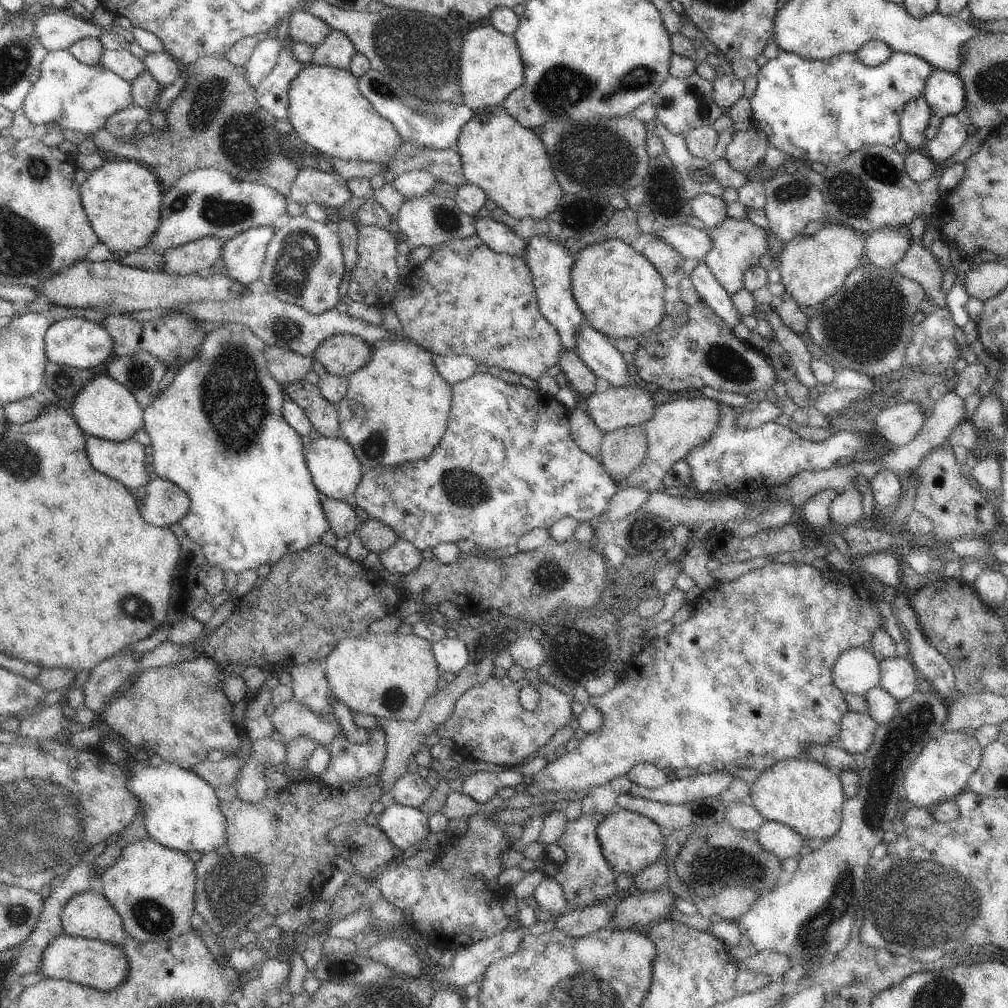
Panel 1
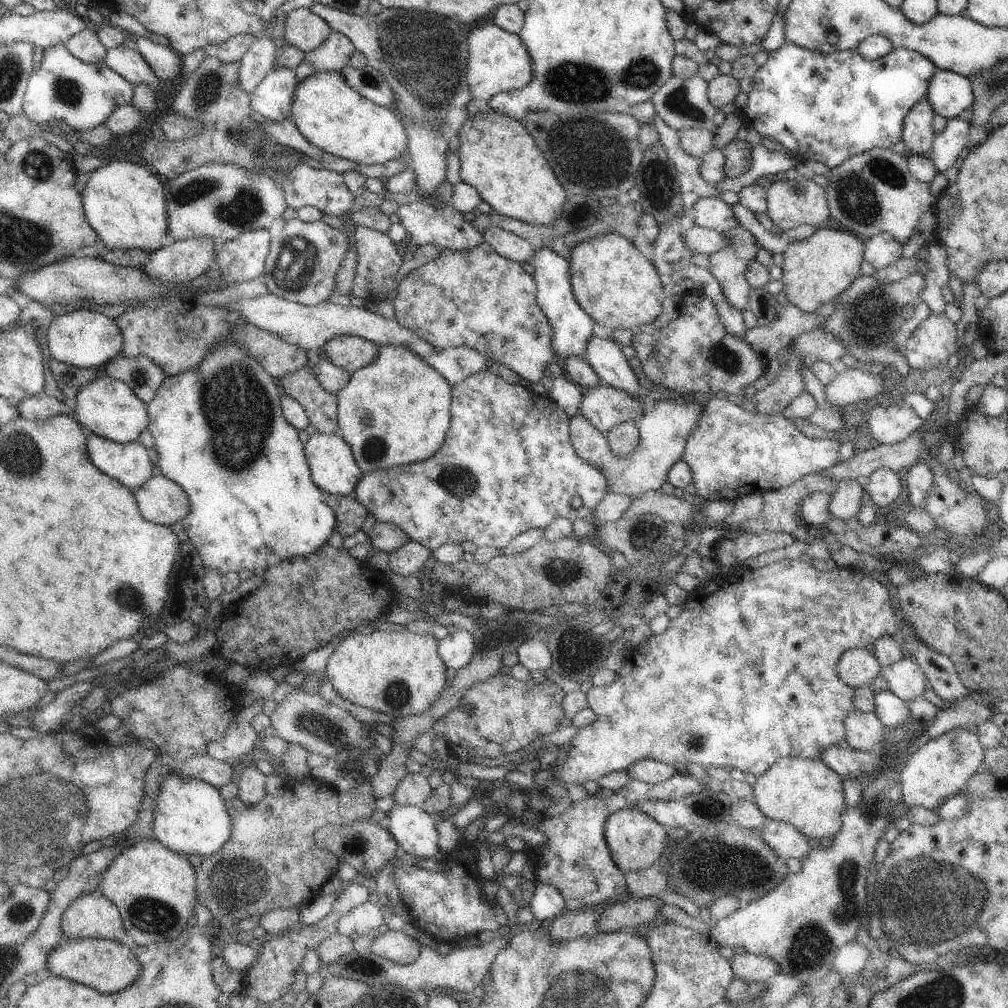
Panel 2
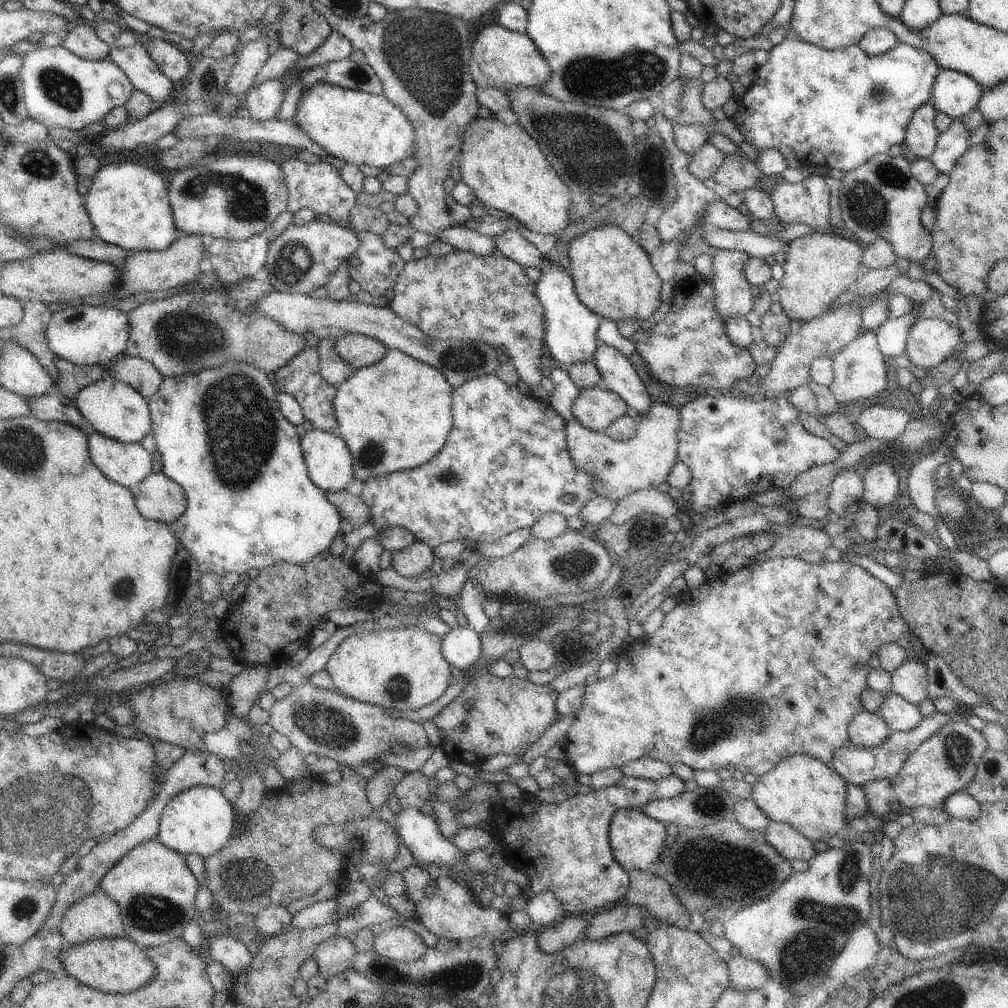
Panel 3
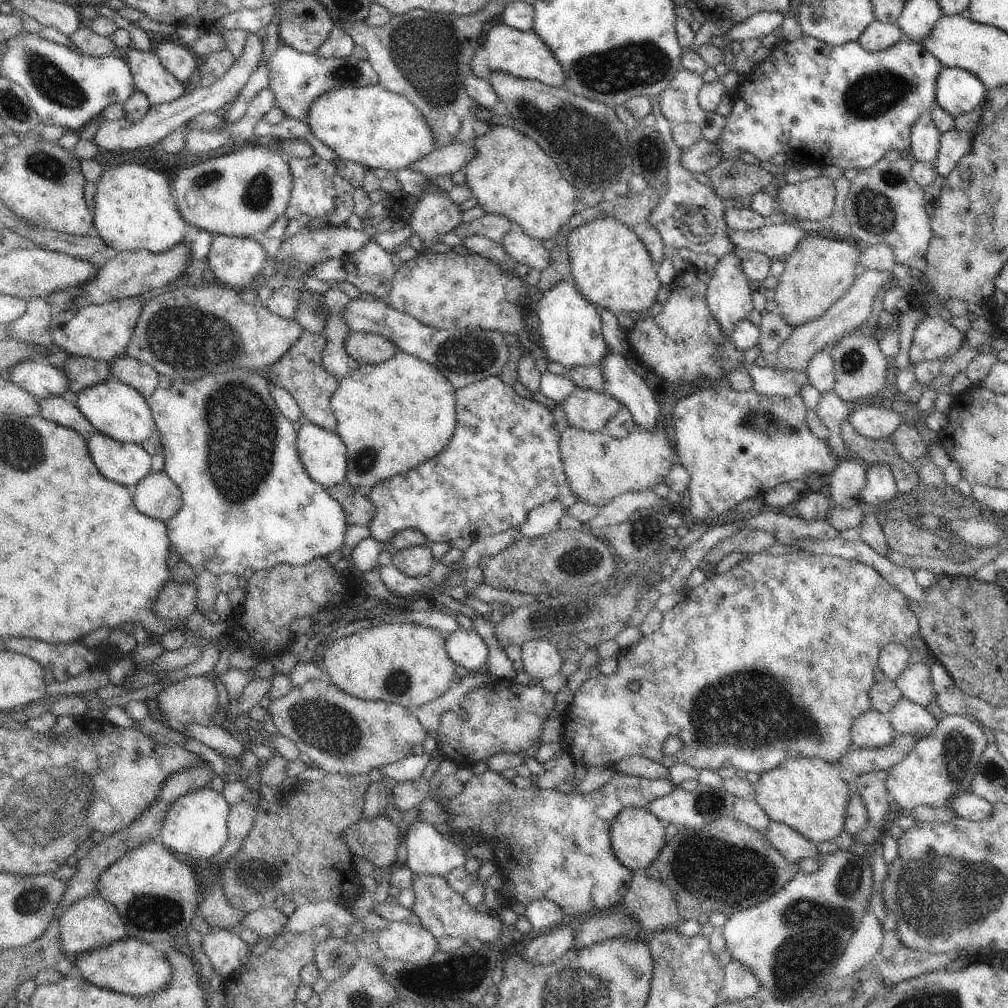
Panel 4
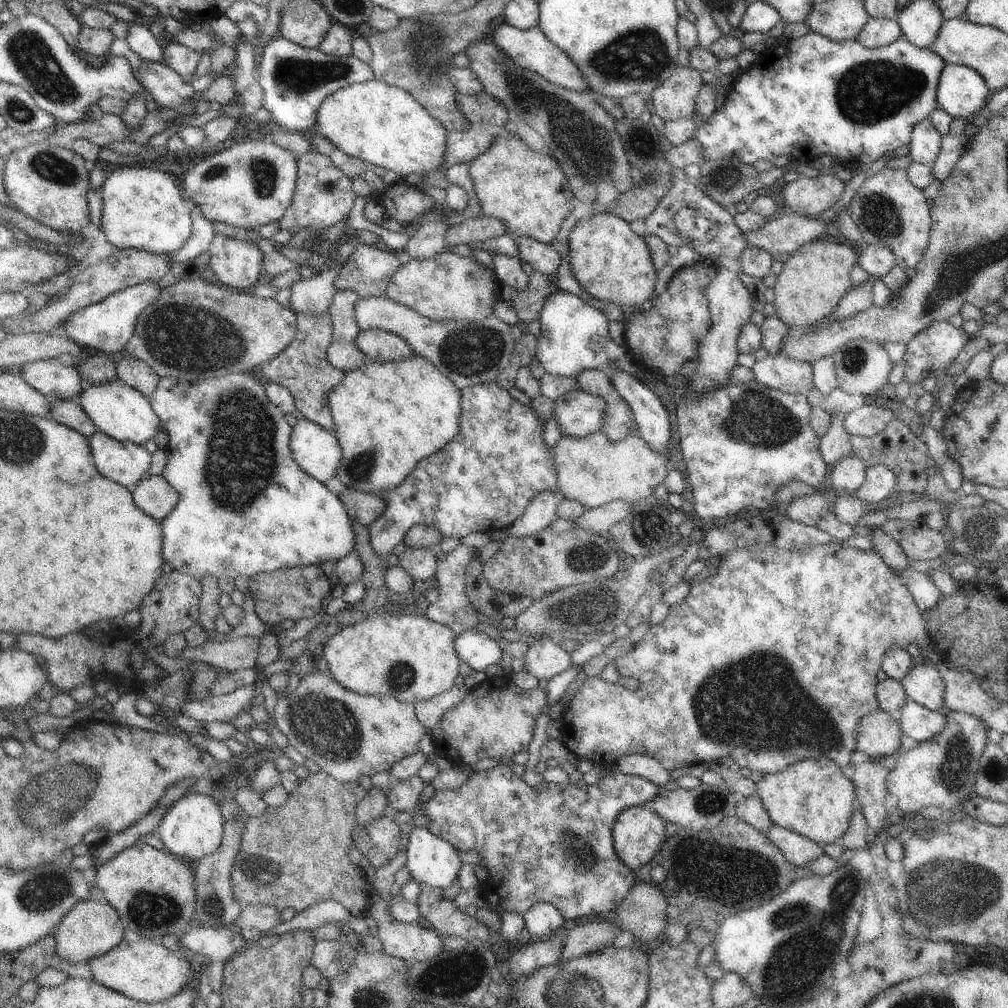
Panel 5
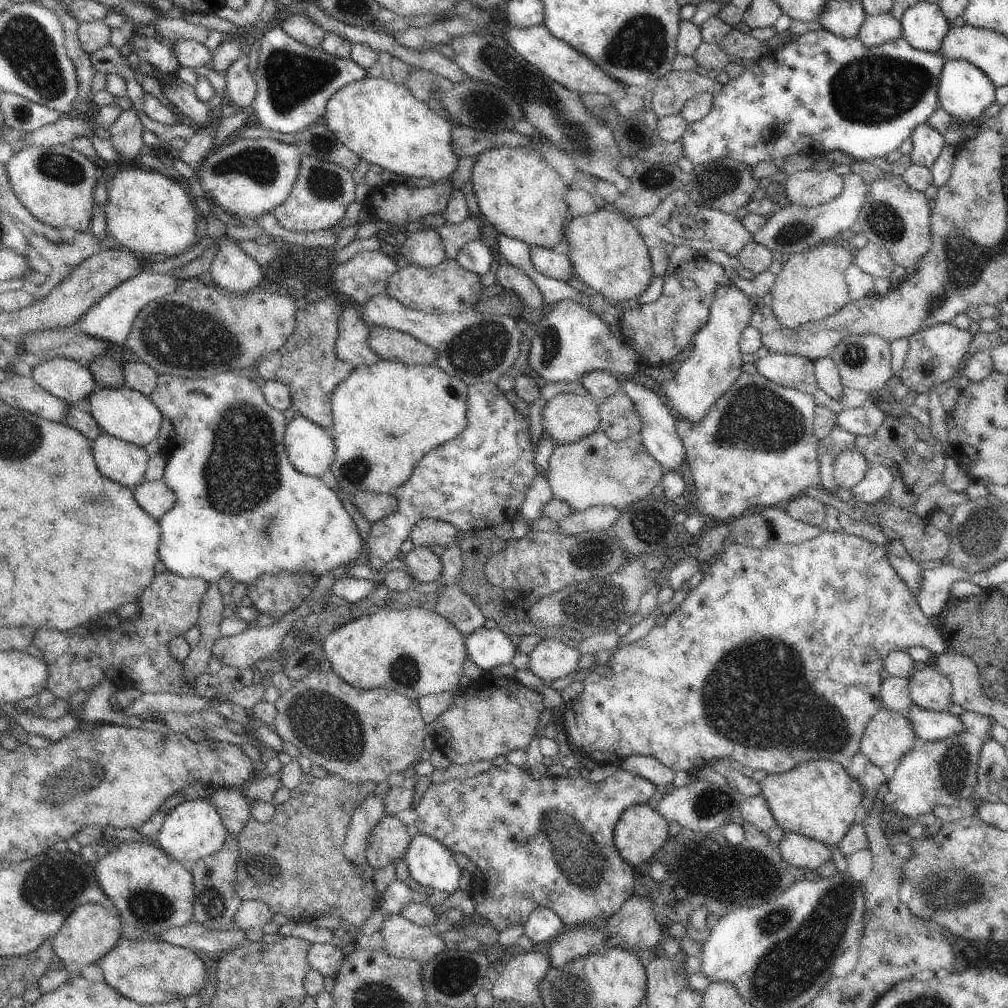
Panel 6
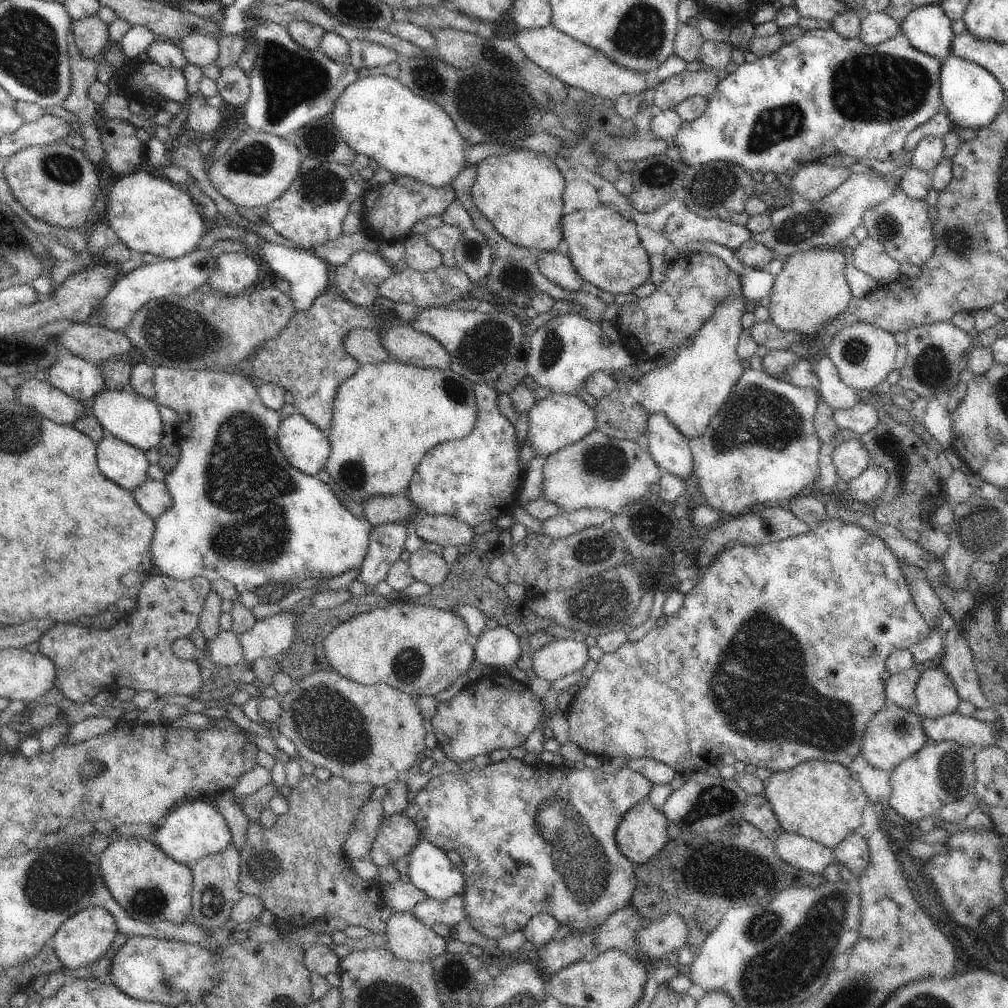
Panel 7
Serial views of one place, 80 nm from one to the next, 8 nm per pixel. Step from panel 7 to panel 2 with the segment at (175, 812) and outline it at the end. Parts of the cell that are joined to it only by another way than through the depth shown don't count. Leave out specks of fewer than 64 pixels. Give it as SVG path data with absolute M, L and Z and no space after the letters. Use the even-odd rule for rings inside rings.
M178 768L168 773L160 782L156 807L154 808L154 820L152 820L153 839L173 850L185 855L198 854L202 858L212 856L218 852L231 835L231 820L225 807L225 800L219 793L219 789L202 779L185 777L178 773Z

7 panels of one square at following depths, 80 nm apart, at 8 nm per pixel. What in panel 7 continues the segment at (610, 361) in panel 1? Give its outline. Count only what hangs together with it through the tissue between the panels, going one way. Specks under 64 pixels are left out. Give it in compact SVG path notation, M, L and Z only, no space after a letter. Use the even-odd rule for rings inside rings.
M647 412L645 435L650 456L666 472L688 478L693 473L693 454L686 438L662 412Z

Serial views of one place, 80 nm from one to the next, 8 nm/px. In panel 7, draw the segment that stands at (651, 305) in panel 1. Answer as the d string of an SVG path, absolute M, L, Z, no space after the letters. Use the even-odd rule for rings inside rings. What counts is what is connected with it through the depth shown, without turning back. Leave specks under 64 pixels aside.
M598 205L589 211L563 215L561 225L570 260L585 281L614 296L630 294L648 282L651 264L649 254L640 242L636 222L623 217L616 207Z

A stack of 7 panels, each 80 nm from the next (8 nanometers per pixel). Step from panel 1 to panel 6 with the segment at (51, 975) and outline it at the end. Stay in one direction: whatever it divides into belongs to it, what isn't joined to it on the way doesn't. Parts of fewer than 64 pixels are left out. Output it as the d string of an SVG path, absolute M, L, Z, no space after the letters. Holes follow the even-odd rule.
M124 938L97 964L102 968L106 984L140 1004L169 1003L176 999L184 1001L188 996L202 993L209 984L205 980L205 964L198 957L198 952L165 941Z

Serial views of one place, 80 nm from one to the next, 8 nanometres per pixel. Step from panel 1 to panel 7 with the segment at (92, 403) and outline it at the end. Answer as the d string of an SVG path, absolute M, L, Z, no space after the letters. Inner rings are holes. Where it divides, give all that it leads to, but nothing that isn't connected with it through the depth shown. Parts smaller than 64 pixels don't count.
M129 388L121 391L100 391L94 396L92 414L100 421L106 434L115 436L141 451L159 448L160 440L165 436L162 432L162 418L158 405L145 396L136 394Z

